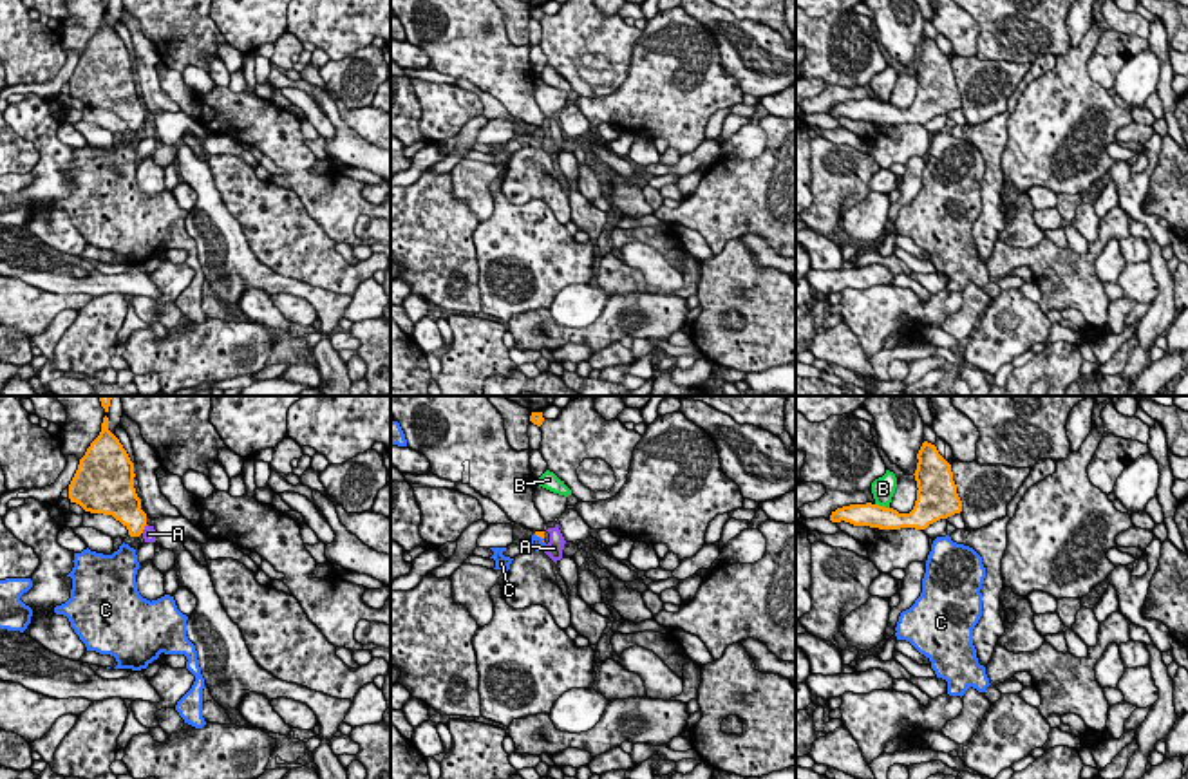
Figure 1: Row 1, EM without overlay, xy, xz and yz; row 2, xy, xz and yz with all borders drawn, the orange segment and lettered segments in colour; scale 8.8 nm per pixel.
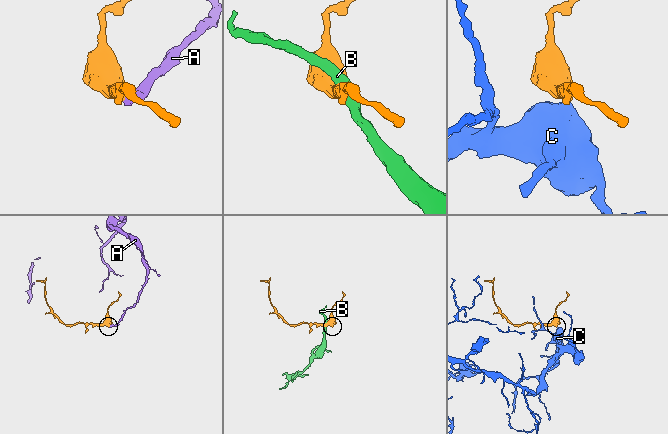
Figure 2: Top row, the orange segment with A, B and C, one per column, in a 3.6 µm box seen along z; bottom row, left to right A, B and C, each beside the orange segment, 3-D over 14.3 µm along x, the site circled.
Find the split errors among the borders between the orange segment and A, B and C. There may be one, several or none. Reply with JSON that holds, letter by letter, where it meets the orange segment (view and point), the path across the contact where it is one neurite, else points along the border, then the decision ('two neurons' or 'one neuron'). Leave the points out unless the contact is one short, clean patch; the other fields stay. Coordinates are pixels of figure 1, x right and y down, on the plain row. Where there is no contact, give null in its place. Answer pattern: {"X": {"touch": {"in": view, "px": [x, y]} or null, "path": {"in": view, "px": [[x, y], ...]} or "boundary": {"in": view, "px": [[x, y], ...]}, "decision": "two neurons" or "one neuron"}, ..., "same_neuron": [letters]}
{"A": {"touch": {"in": "xy", "px": [143, 123]}, "boundary": {"in": "xy", "px": [[147, 120], [141, 127]]}, "decision": "two neurons"}, "B": {"touch": {"in": "yz", "px": [883, 102]}, "boundary": {"in": "yz", "px": [[876, 98], [888, 103]]}, "decision": "two neurons"}, "C": {"touch": {"in": "xz", "px": [539, 131]}, "path": {"in": "xz", "px": [[539, 129], [539, 131], [536, 138]]}, "decision": "one neuron"}, "same_neuron": ["C"]}

